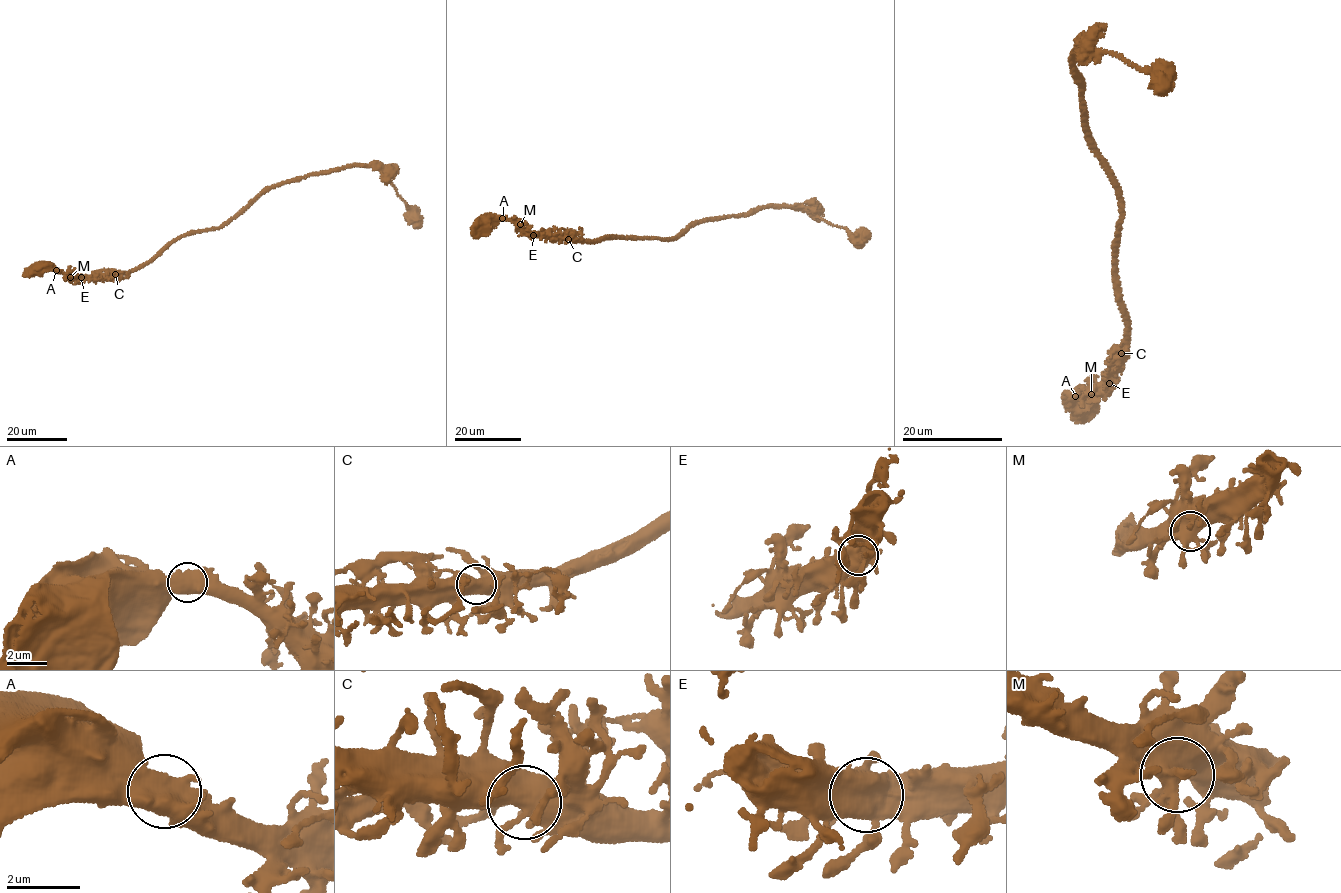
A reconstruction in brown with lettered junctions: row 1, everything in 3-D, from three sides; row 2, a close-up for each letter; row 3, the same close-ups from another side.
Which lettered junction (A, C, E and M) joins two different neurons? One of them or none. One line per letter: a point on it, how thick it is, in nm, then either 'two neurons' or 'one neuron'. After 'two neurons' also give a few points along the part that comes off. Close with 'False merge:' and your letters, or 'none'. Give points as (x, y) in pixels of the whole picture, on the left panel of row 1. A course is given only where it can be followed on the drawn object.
A: place (56, 270); calibre 650 nm; one neuron
C: place (115, 274); calibre 550 nm; one neuron
E: place (81, 277); calibre 650 nm; one neuron
M: place (70, 277); calibre 600 nm; one neuron
False merge: none

